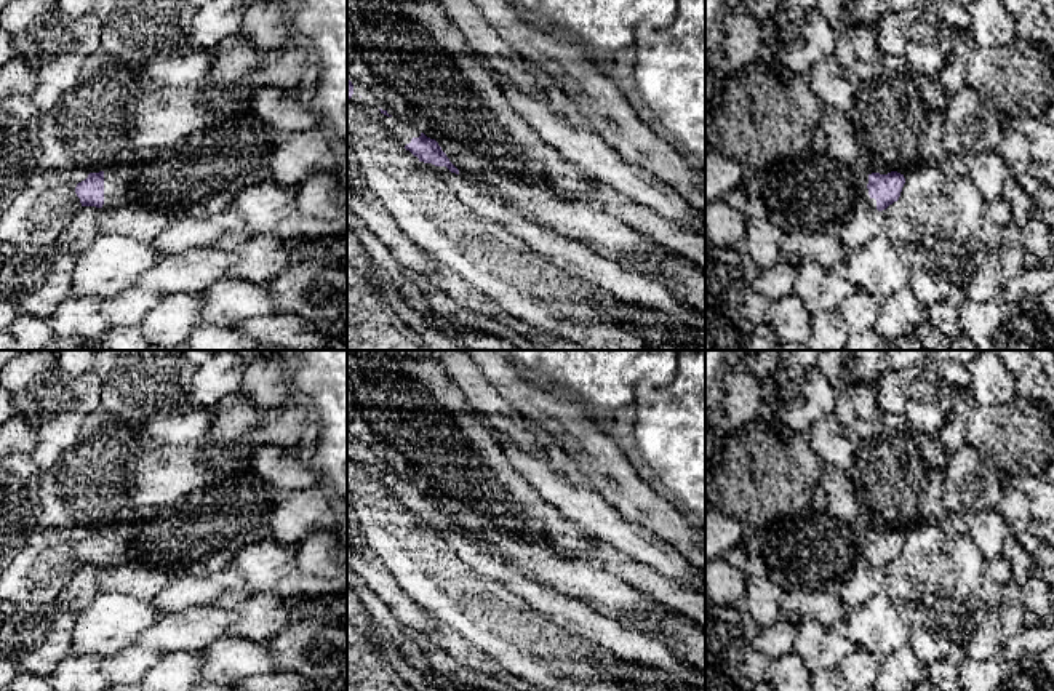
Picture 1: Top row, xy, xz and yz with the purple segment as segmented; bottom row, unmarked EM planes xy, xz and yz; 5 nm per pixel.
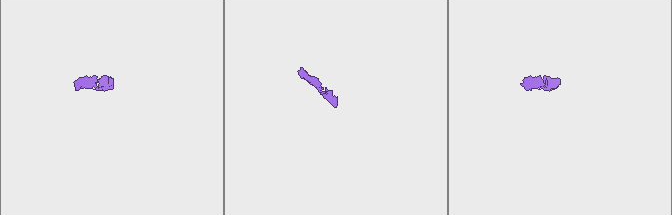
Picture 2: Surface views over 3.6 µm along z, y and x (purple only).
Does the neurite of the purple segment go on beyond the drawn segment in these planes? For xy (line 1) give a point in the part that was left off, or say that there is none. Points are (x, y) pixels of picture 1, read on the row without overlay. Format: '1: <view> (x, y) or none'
1: none

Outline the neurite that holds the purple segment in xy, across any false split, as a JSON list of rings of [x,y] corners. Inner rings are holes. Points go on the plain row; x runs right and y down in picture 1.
[[[104,529],[90,531],[88,536],[77,542],[75,552],[82,565],[102,566],[104,563]]]

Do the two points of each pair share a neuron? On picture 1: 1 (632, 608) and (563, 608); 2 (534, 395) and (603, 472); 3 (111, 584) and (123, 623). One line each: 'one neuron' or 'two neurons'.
1: two neurons
2: one neuron
3: two neurons

